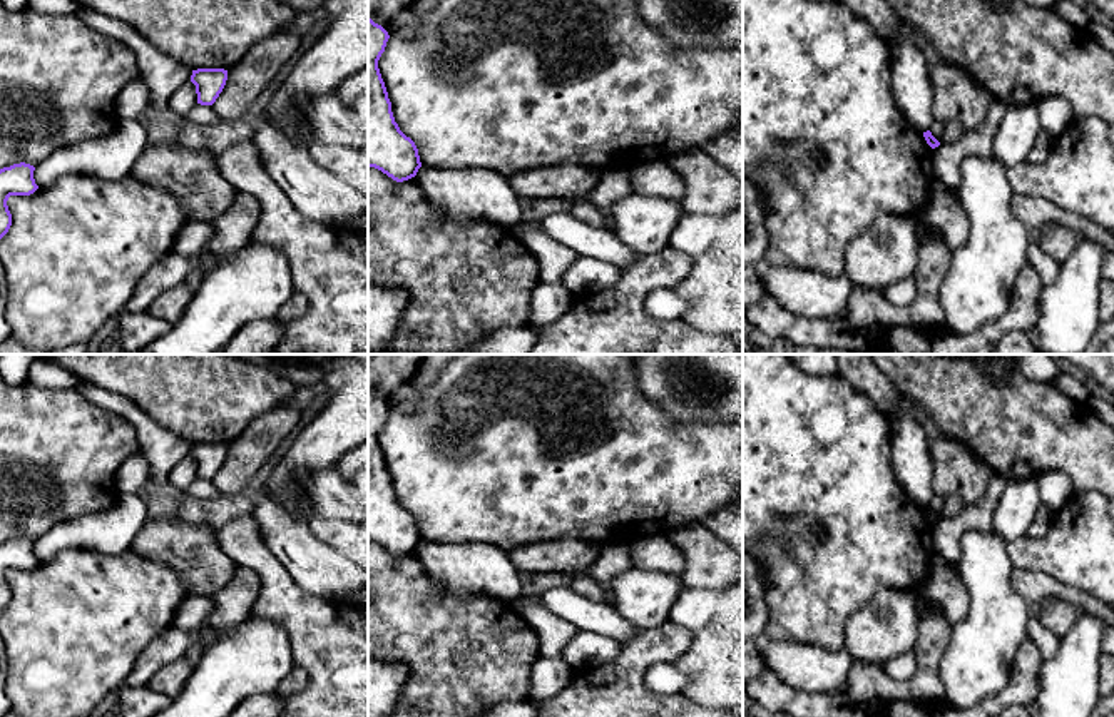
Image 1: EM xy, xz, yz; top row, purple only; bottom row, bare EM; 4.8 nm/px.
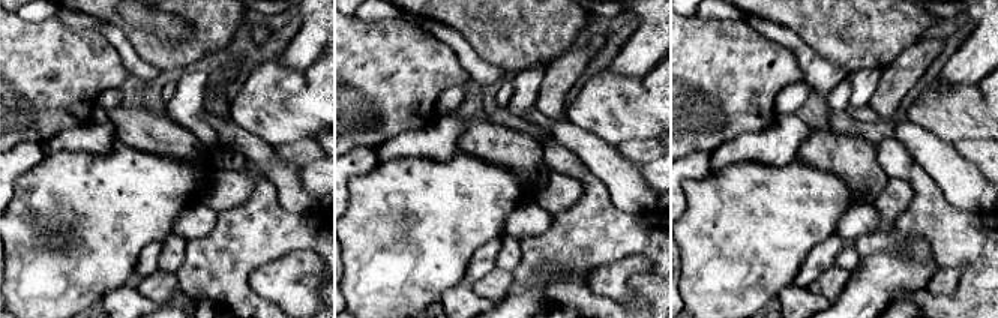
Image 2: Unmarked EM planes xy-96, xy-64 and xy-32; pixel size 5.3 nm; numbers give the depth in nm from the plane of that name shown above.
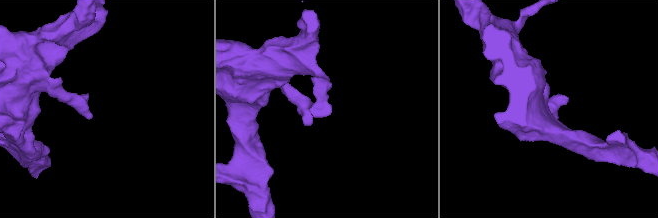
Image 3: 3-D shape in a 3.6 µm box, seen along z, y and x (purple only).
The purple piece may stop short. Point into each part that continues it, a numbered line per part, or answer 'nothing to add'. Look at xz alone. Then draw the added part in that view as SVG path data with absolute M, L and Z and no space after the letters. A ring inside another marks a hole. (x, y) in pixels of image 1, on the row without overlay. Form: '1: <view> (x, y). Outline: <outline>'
nothing to add

